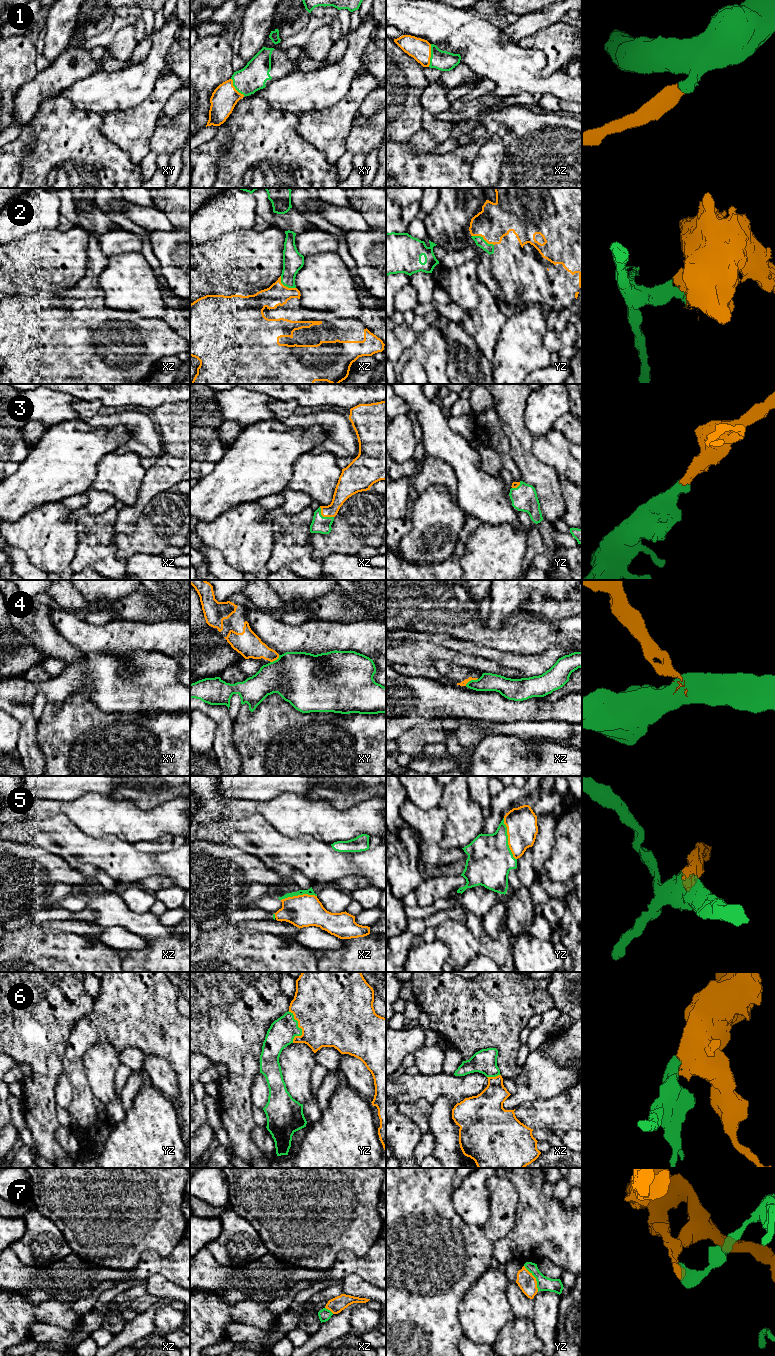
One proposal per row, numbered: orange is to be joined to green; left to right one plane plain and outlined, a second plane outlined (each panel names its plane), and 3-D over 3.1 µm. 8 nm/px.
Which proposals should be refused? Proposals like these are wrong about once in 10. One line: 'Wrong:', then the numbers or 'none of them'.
Wrong: 4, 7

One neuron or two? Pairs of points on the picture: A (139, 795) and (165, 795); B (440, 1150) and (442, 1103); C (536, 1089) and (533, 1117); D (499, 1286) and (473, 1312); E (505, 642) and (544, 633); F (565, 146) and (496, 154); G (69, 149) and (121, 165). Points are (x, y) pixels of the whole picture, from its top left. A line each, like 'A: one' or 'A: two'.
A: one
B: one
C: two
D: one
E: one
F: two
G: one

